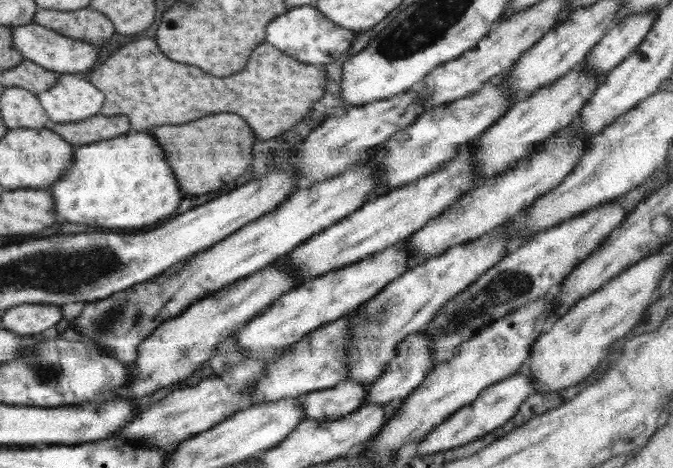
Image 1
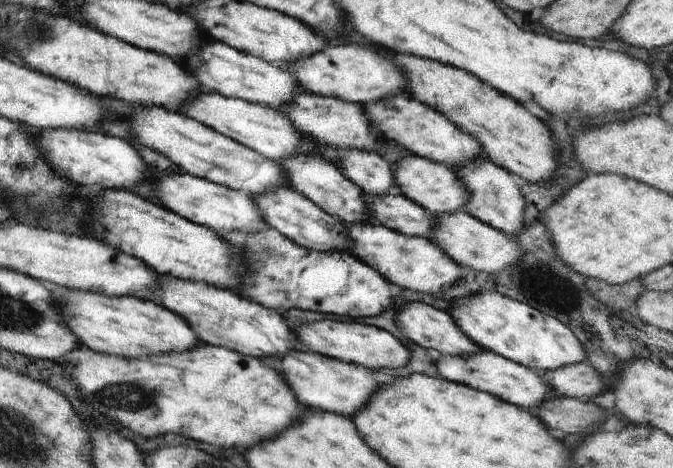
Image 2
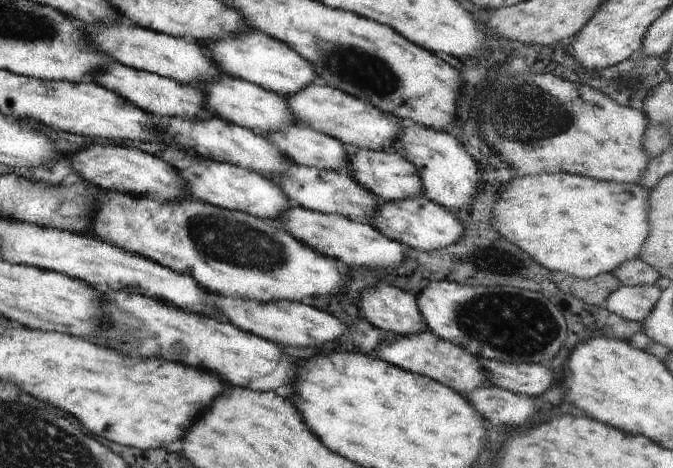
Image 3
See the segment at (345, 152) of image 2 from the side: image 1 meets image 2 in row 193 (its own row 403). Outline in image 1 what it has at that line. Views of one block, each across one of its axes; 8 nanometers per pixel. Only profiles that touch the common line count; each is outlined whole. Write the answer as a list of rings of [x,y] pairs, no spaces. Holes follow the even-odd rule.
[[[424,330],[411,333],[406,336],[398,346],[396,346],[396,356],[388,362],[386,372],[380,374],[378,380],[368,388],[368,395],[366,395],[365,404],[374,404],[374,406],[386,406],[388,402],[401,402],[418,385],[422,384],[424,377],[434,369],[434,362],[432,362],[432,340],[424,334]]]

